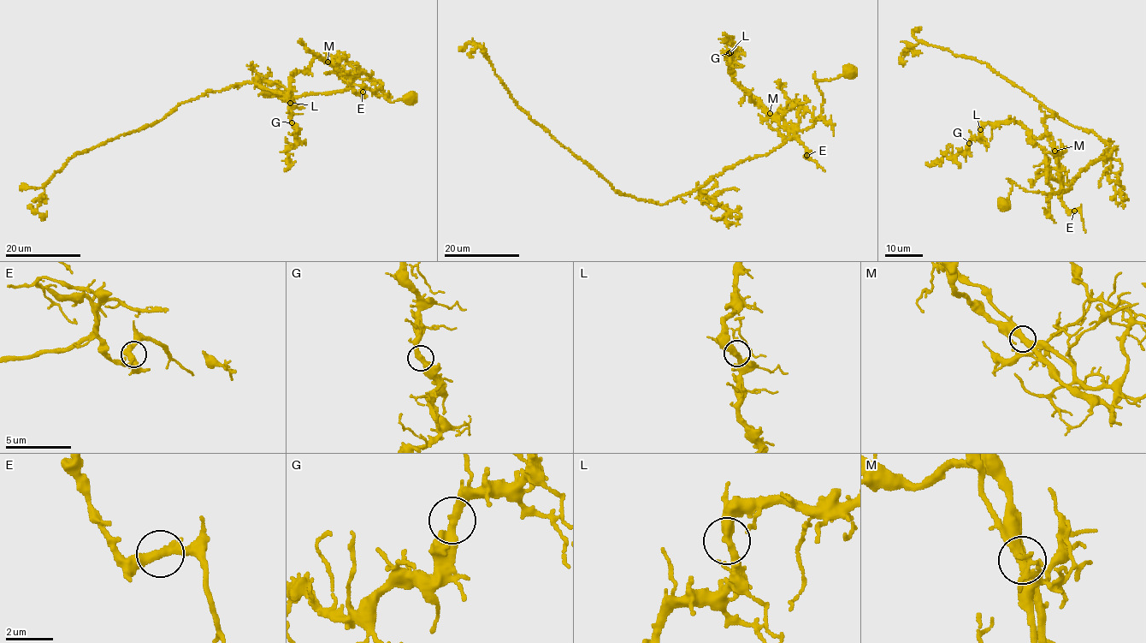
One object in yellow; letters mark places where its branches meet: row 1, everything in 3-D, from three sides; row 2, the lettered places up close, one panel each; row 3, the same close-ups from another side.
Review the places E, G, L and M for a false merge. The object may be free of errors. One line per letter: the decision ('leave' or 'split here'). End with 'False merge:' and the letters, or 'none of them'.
E: leave
G: leave
L: leave
M: split here
False merge: M

